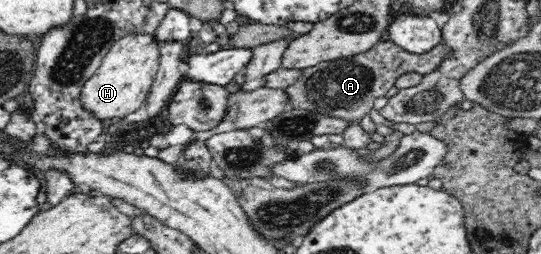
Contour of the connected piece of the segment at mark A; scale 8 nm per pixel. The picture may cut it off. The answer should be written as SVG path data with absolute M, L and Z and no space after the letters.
M392 40L379 41L364 53L334 61L321 61L314 67L301 69L295 82L283 89L291 101L288 109L304 109L347 121L347 126L341 133L344 146L362 152L371 139L360 126L360 121L373 108L374 99L384 97L387 90L395 85L396 79L405 73L418 72L424 75L433 72L448 54L449 49L443 42L430 51L414 54Z

